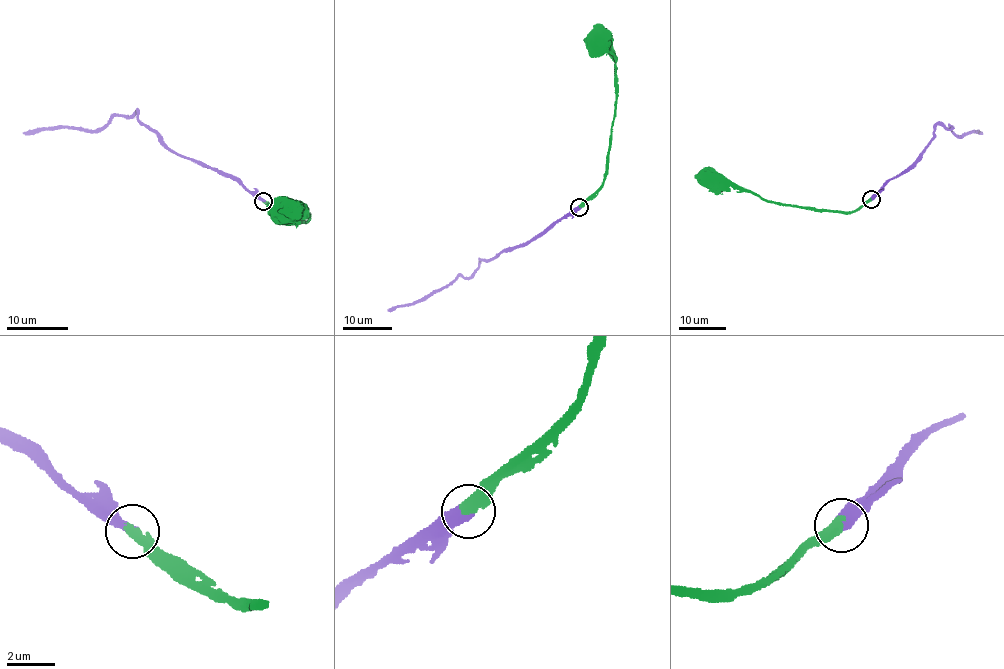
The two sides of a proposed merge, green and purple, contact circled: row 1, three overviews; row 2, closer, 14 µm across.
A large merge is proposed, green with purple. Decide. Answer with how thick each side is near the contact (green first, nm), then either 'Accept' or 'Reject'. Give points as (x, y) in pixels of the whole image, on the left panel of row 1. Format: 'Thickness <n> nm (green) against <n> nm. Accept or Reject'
Thickness 480 nm (green) against 460 nm. Accept

